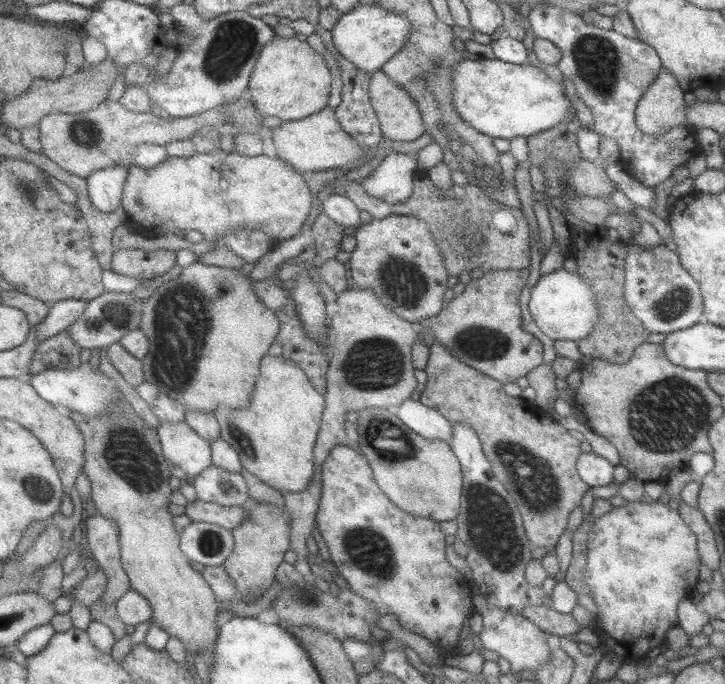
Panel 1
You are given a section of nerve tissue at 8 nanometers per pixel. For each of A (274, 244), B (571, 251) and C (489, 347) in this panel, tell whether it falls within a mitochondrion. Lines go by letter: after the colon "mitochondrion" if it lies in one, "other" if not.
A: other
B: other
C: mitochondrion

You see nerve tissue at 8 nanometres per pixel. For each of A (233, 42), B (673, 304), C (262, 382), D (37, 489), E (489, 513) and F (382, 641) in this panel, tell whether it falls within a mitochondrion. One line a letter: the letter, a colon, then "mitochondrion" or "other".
A: mitochondrion
B: mitochondrion
C: other
D: mitochondrion
E: mitochondrion
F: other

